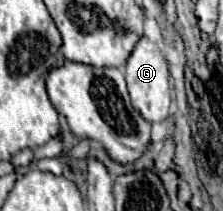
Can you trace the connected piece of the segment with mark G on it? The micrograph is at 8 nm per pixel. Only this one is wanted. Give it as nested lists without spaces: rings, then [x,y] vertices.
[[[140,37],[140,41],[134,45],[124,65],[124,77],[132,99],[132,107],[150,123],[164,121],[170,109],[170,83],[168,83],[170,73],[168,73],[168,63],[154,41],[150,41],[148,37]]]

